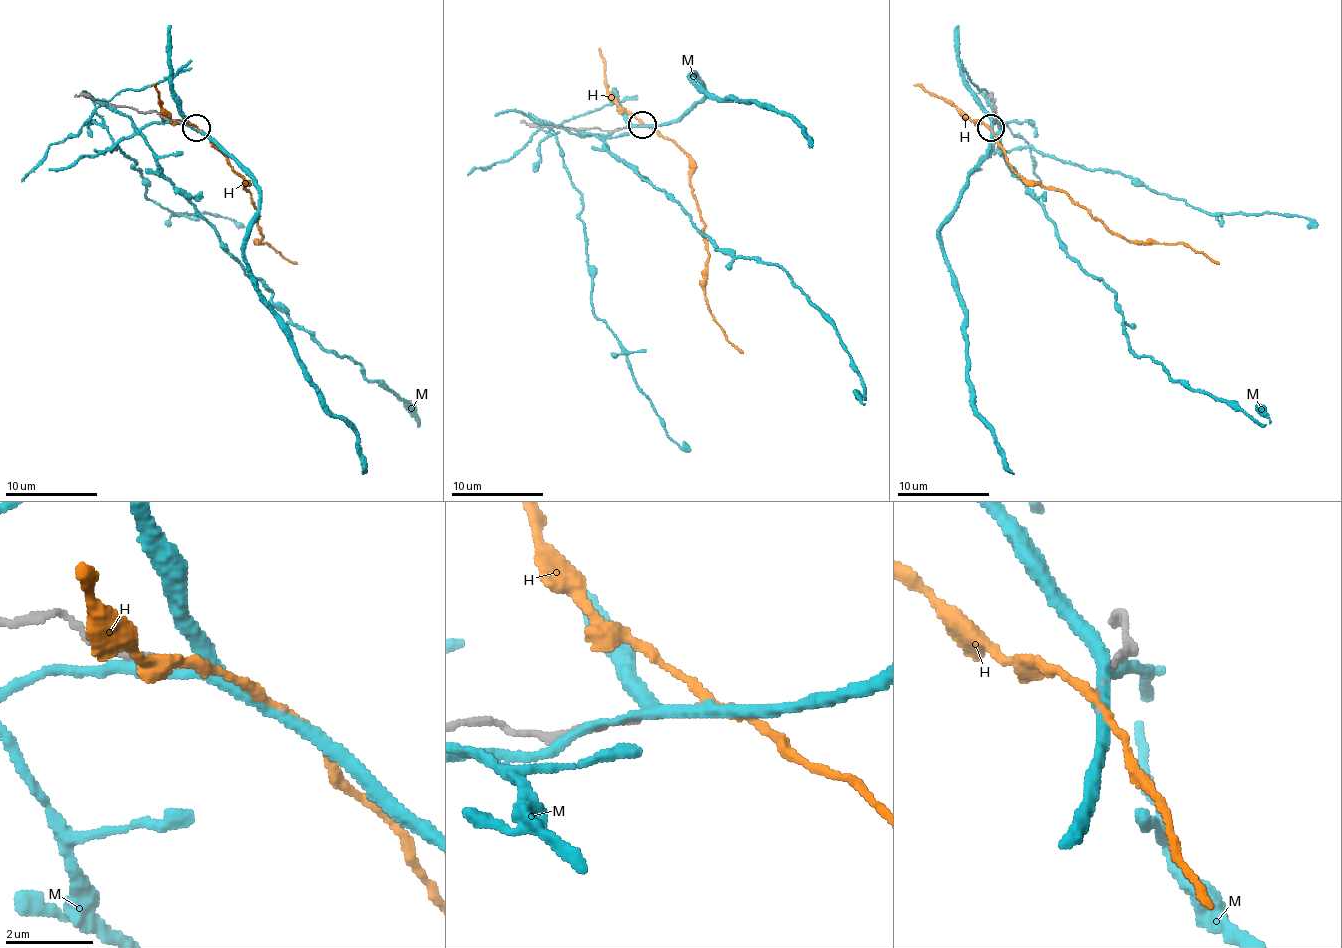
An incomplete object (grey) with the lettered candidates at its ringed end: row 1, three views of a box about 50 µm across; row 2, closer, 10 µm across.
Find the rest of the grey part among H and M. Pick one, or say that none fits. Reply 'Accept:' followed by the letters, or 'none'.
Accept: none

